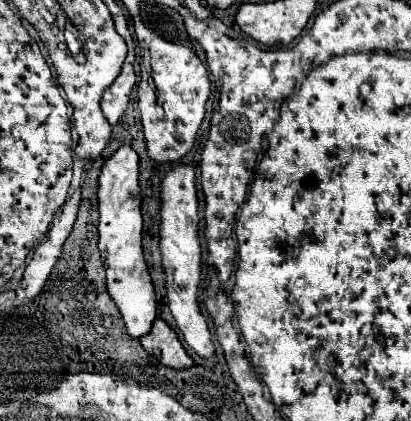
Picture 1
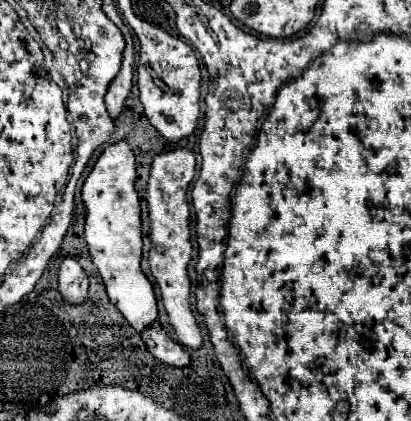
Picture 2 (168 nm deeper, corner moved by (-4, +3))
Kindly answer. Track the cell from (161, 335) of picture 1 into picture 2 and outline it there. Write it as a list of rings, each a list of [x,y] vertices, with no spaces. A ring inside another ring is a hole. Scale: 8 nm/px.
[[[154,322],[148,330],[144,330],[142,340],[148,346],[150,354],[154,358],[158,358],[160,362],[170,364],[170,366],[180,366],[180,368],[190,364],[190,354],[166,334],[166,330],[160,326],[160,322]]]

